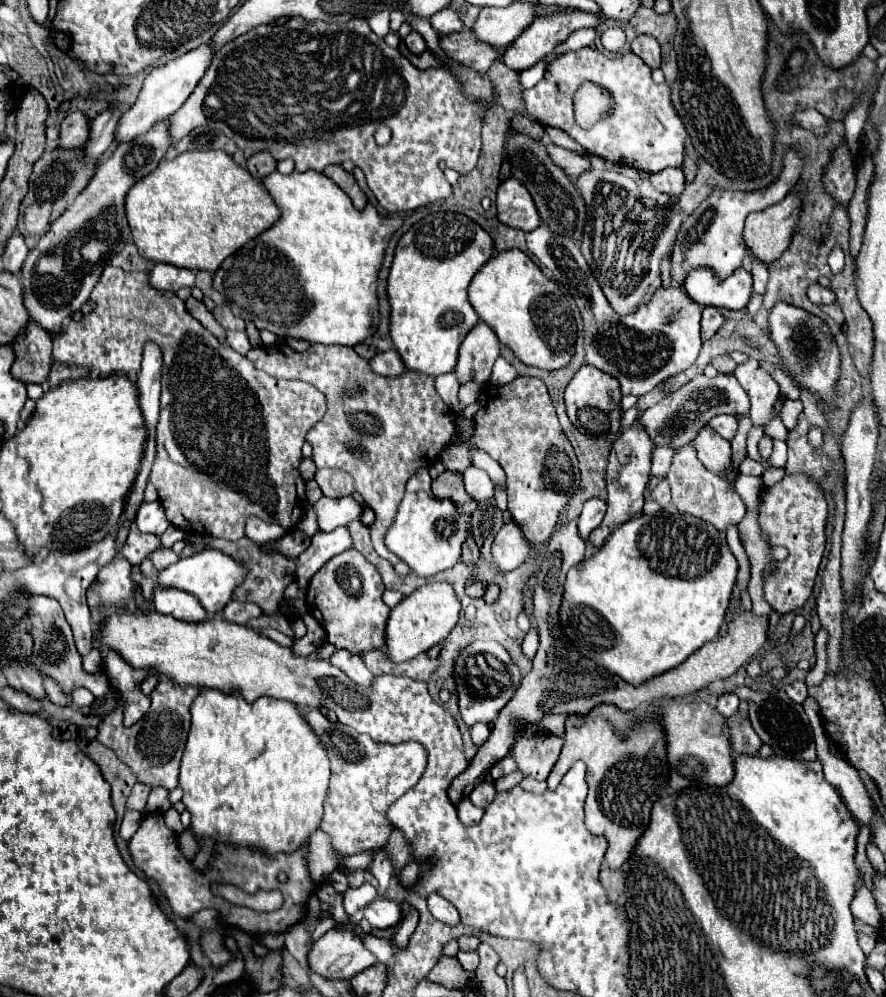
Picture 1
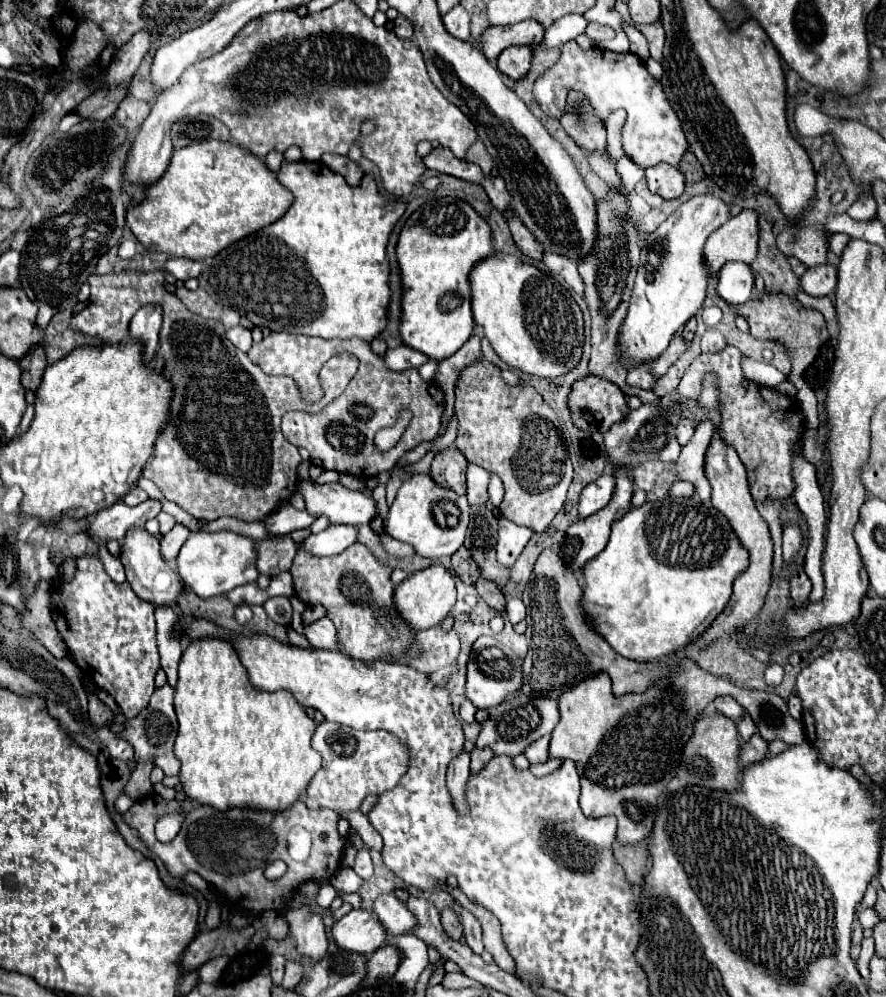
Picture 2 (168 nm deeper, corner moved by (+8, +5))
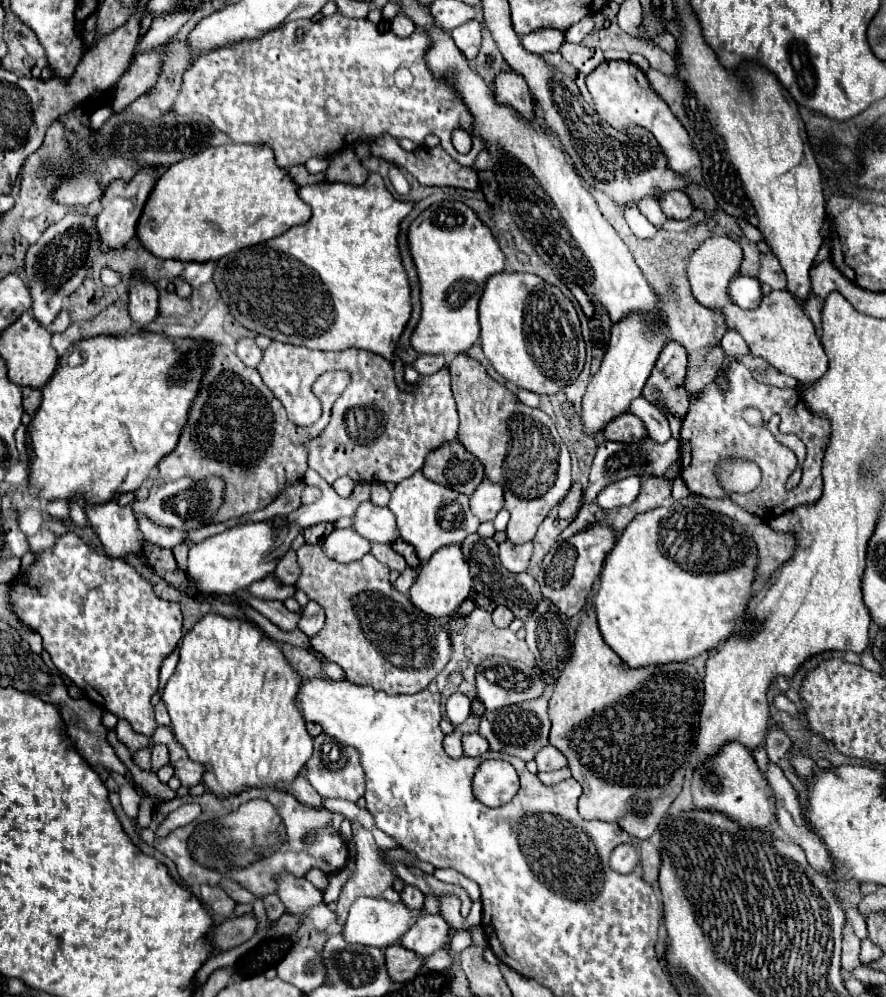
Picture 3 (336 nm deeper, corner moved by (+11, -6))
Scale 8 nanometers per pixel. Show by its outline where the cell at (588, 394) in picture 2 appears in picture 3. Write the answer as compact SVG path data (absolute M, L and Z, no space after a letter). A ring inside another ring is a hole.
M624 412L622 416L616 416L614 420L610 420L602 428L602 434L606 440L618 440L618 442L630 442L630 440L646 438L642 420L630 412Z

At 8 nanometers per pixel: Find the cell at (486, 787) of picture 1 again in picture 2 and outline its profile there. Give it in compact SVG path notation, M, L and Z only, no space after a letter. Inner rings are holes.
M473 747L473 751L471 751L471 771L473 773L477 773L481 767L485 767L487 763L489 763L489 759L493 757L493 753L491 753L491 749L487 749L487 747Z

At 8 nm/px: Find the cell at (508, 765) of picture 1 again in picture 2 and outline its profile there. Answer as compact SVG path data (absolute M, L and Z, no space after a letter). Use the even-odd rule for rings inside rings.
M517 693L515 697L507 699L505 703L499 703L489 709L489 717L481 723L481 733L477 737L477 745L479 747L489 745L493 749L493 753L503 753L503 755L515 757L515 755L523 753L539 737L551 733L551 729L555 729L557 723L559 723L559 707L557 707L555 699L549 699L549 697L537 699L537 697L531 697L525 693Z

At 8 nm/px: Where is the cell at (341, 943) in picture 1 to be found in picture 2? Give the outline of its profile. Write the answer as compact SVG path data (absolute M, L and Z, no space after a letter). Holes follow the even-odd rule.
M351 909L335 921L333 939L341 949L357 953L373 953L387 943L387 929L371 909Z

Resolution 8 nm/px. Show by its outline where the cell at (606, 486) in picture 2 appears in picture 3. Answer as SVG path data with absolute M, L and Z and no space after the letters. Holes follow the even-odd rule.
M638 476L624 478L624 480L618 480L618 482L610 484L608 488L604 488L598 494L596 504L602 510L610 510L610 508L616 508L622 504L630 504L632 498L638 496L638 490L640 490L640 478Z

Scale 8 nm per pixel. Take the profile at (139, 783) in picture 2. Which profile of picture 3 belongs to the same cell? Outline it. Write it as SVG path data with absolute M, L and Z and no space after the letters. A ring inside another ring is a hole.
M154 746L154 748L152 748L150 772L158 772L164 764L168 764L168 748L164 748L164 746Z

